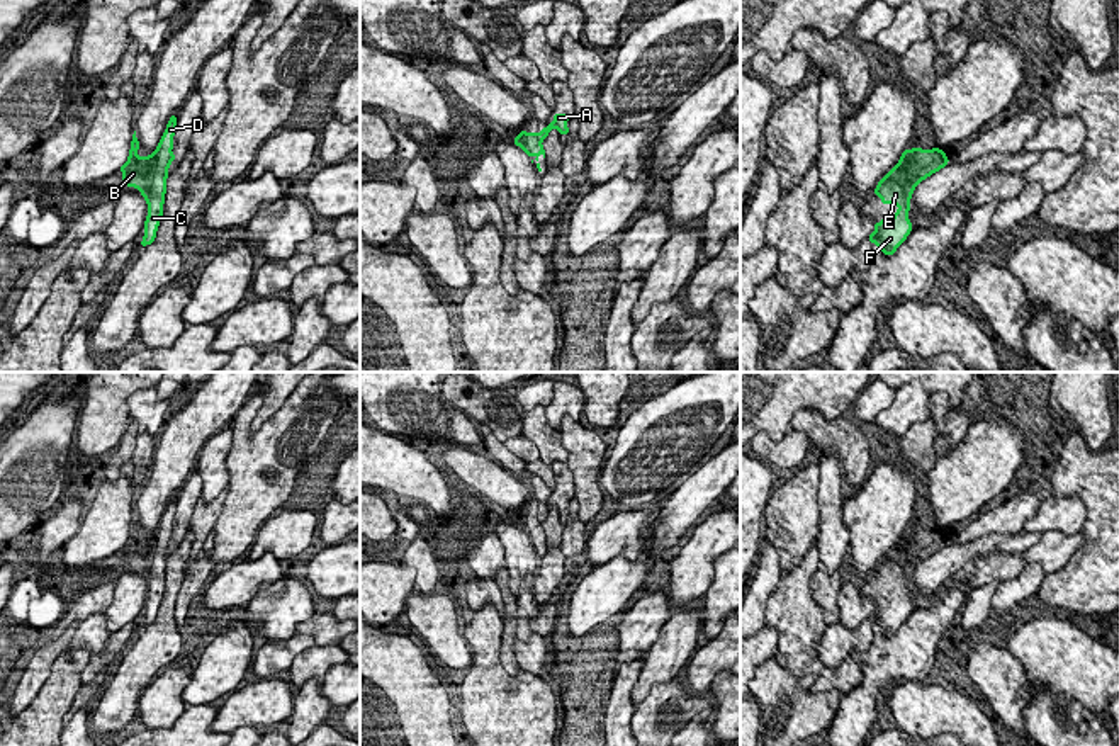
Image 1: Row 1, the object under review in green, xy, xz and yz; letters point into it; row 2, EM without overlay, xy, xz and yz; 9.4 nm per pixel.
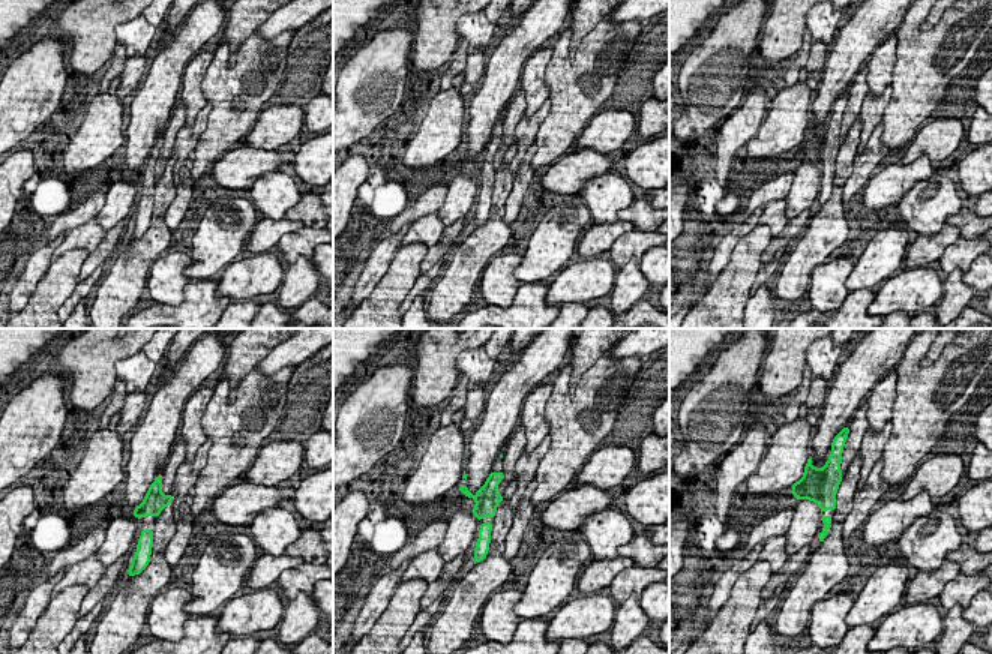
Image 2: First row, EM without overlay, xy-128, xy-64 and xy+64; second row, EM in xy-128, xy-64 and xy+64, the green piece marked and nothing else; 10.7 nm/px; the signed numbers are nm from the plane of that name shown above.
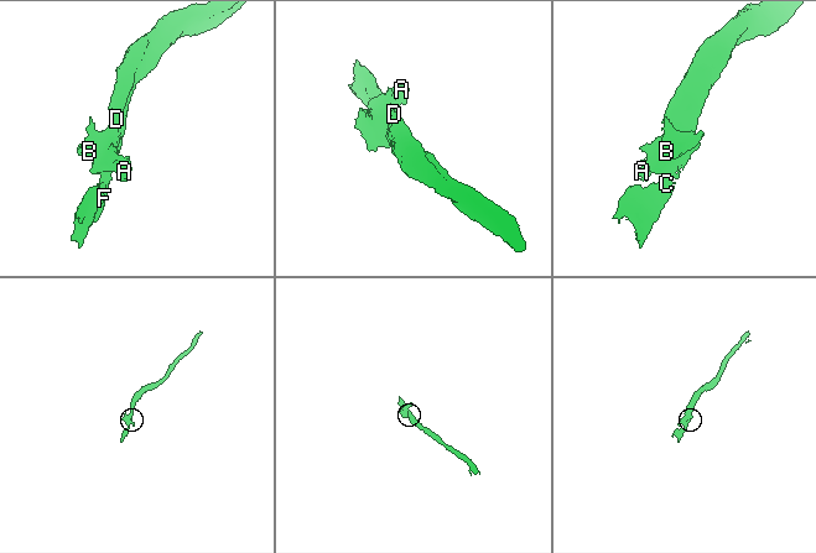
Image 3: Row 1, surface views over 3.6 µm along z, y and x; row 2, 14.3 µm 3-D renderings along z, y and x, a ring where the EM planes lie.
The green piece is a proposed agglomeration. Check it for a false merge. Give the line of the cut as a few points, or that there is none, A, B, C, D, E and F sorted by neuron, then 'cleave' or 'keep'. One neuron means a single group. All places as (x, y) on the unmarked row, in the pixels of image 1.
cut none; groups A B C D E F; keep

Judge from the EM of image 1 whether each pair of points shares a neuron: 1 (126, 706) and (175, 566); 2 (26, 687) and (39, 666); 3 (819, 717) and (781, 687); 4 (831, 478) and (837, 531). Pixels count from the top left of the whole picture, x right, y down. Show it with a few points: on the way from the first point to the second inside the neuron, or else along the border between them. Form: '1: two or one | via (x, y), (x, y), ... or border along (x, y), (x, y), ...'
1: one | via (134, 672), (163, 636), (168, 600)
2: one | via (31, 682), (38, 672)
3: one | via (810, 714), (790, 695)
4: one | via (831, 491), (831, 517)

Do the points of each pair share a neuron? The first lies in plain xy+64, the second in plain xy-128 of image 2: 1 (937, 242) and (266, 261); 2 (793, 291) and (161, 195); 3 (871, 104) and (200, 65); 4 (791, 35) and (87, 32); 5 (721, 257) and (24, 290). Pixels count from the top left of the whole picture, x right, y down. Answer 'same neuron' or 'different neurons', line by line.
1: different neurons
2: same neuron
3: different neurons
4: same neuron
5: same neuron

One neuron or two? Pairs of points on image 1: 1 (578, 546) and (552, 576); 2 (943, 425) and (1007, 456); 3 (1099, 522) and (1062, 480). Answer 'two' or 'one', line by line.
1: two
2: two
3: one

